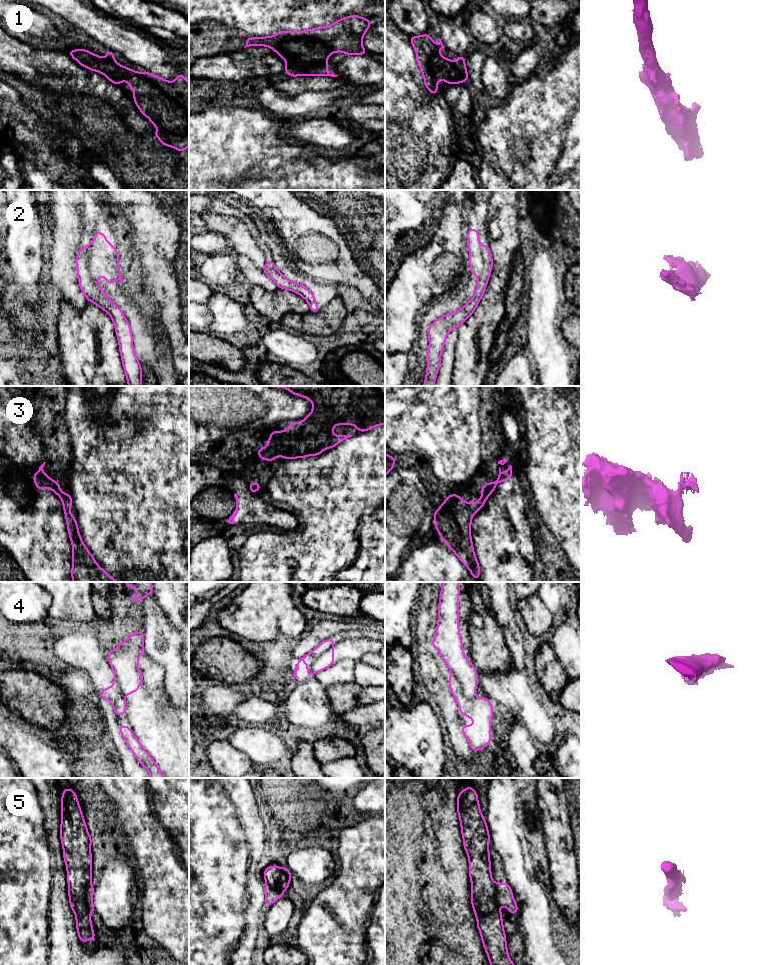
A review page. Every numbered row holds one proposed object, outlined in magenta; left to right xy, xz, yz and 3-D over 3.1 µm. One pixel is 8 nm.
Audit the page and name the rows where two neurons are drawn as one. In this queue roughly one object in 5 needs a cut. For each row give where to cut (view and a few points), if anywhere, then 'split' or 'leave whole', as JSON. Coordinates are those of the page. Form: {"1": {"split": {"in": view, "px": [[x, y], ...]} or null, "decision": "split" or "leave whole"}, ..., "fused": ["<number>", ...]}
{"1": {"split": null, "decision": "leave whole"}, "2": {"split": {"in": "yz", "px": [[481, 245], [483, 271], [476, 286]]}, "decision": "split"}, "3": {"split": {"in": "xy", "px": [[55, 482], [60, 496]]}, "decision": "split"}, "4": {"split": {"in": "yz", "px": [[452, 674], [457, 679], [462, 692], [467, 697], [473, 698]]}, "decision": "split"}, "5": {"split": null, "decision": "leave whole"}, "fused": ["2", "3", "4"]}

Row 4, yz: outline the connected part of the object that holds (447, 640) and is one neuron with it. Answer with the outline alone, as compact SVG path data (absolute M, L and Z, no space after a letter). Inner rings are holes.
M443 582L436 633L431 647L439 651L449 670L458 679L465 697L474 698L478 671L463 651L459 630L459 592L460 582Z

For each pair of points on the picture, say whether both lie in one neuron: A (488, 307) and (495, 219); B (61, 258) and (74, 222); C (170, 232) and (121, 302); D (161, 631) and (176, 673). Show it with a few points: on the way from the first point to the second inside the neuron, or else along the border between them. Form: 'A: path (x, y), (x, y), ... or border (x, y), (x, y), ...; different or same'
A: path (497, 285), (501, 272), (501, 241); same
B: path (64, 249), (65, 231); same
C: border (128, 282), (128, 286), (133, 291); different
D: path (162, 641), (172, 663); same

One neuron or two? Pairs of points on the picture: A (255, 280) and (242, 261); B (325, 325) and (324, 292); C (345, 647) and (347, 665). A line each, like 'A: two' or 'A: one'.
A: one
B: two
C: two

